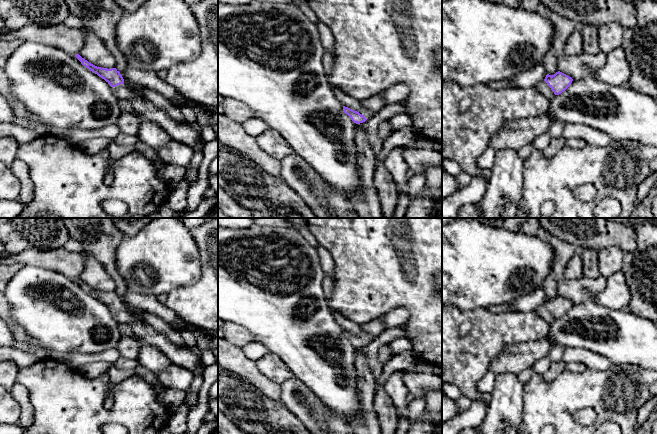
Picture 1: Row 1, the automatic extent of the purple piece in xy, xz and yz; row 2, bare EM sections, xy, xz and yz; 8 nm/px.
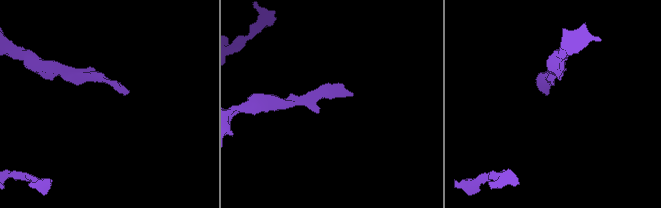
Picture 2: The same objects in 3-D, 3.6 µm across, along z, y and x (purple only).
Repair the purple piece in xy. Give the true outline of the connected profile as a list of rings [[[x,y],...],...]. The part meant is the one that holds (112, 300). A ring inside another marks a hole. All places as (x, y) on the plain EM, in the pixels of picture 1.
[[[76,278],[75,281],[83,290],[104,303],[111,310],[117,322],[128,323],[136,335],[142,338],[147,344],[163,352],[171,360],[172,364],[202,374],[204,365],[190,348],[181,348],[174,345],[166,336],[156,332],[155,329],[147,323],[135,322],[132,312],[124,306],[122,299],[116,292],[107,293],[97,291],[82,282],[79,278]]]

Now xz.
[[[332,311],[332,313],[336,322],[343,329],[343,336],[347,338],[354,347],[356,348],[363,347],[375,339],[375,337],[366,333],[362,329],[361,325],[353,321],[350,321],[349,319],[345,318],[343,315],[336,311]]]

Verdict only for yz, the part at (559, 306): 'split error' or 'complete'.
split error

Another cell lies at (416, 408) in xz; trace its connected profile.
[[[415,397],[408,404],[408,419],[409,423],[418,421],[426,409],[426,399],[422,397]]]

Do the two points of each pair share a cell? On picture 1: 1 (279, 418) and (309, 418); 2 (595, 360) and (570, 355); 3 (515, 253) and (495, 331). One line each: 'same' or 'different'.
1: different
2: same
3: different

